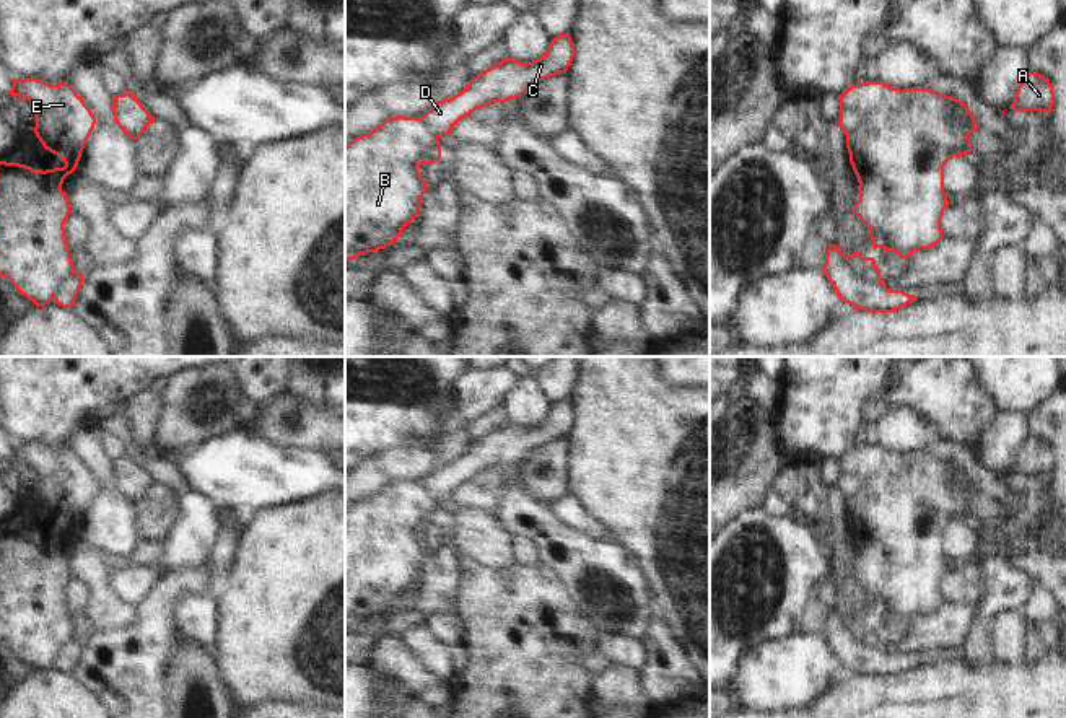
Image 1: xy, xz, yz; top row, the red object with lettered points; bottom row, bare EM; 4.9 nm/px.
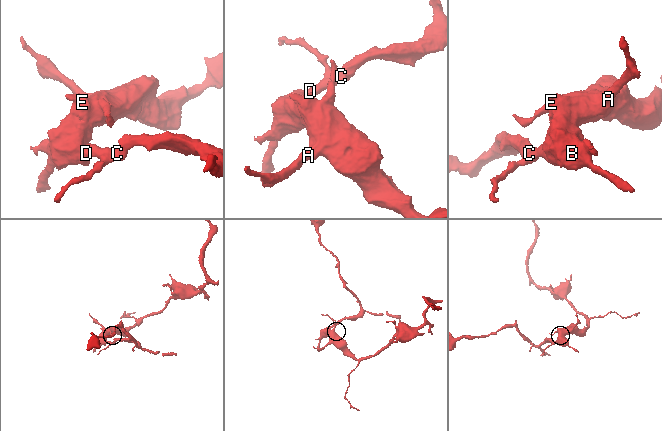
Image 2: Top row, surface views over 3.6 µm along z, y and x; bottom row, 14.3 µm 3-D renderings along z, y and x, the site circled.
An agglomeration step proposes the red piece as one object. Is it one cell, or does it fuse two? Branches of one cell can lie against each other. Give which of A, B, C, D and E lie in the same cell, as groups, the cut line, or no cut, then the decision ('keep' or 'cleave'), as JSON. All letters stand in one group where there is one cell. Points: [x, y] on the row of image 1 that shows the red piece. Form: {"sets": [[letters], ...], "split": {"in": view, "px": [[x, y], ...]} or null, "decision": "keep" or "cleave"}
{"sets": [["A", "B", "E"], ["C", "D"]], "split": {"in": "yz", "px": [[843, 256], [858, 274], [879, 277]]}, "decision": "cleave"}

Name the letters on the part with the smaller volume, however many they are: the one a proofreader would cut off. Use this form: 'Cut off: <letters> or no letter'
Cut off: C, D

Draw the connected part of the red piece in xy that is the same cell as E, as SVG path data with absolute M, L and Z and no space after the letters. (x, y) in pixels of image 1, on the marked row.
M13 78L10 94L24 98L34 106L36 127L28 129L36 134L46 150L65 163L63 168L42 171L0 161L0 277L7 277L18 293L36 306L46 306L54 298L62 277L73 270L63 230L70 204L62 184L76 169L96 117L67 81L49 85L37 78Z

